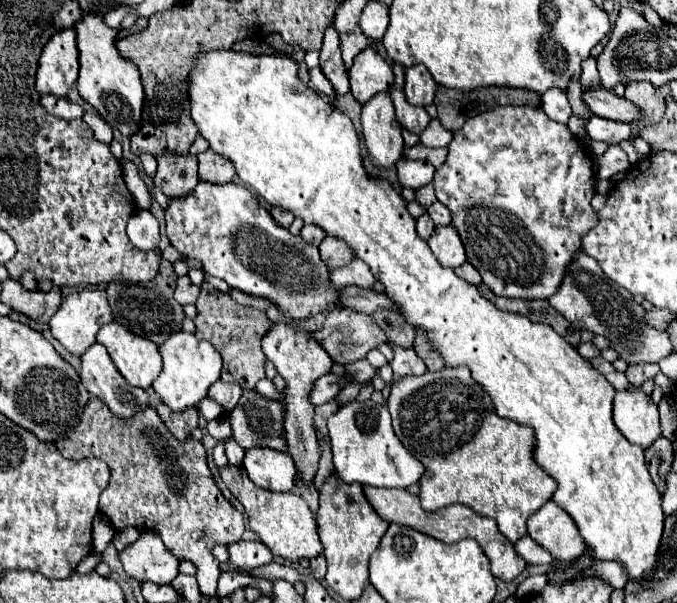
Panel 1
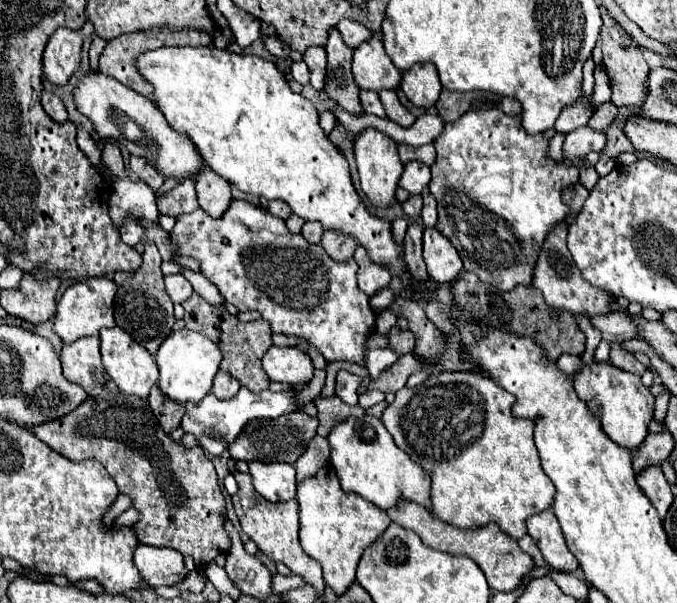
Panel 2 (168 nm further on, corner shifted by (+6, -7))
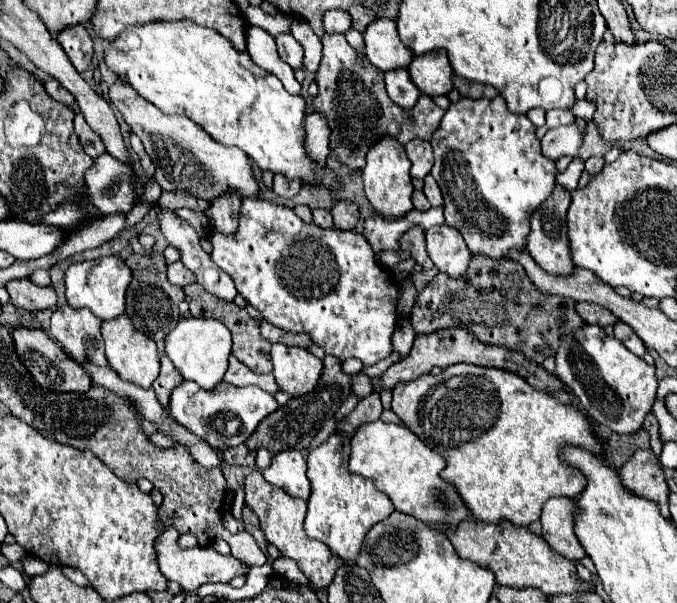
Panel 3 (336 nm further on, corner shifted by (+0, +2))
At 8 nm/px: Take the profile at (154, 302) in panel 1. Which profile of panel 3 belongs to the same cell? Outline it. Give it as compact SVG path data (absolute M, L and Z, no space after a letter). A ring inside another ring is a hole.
M130 254L126 264L132 270L132 282L126 290L126 314L140 332L162 346L168 332L172 332L172 328L176 328L180 320L178 304L184 300L184 292L180 286L168 282L166 260L162 254Z

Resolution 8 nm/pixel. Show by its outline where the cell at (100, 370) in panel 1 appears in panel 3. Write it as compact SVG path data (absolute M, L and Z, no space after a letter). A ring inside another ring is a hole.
M64 304L52 312L48 332L52 332L78 364L90 360L98 366L106 366L100 324L102 320L88 312L88 308L70 308Z

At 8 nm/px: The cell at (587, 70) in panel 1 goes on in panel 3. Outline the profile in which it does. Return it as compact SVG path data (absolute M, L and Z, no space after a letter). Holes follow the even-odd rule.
M548 110L546 112L546 126L549 129L558 128L558 126L564 126L564 124L572 124L576 118L570 110Z

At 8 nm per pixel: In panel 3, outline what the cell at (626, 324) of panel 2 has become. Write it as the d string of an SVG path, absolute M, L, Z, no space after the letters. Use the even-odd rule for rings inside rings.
M578 302L576 304L576 312L586 324L606 326L606 324L618 322L618 318L612 316L612 312L608 312L606 308L600 308L598 304L592 304L592 302Z

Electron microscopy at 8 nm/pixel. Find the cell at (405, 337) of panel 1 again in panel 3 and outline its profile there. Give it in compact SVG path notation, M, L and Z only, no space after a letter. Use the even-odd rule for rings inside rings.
M472 256L470 268L462 278L448 278L440 272L418 294L412 308L412 326L416 334L430 334L442 328L466 328L486 344L498 344L508 350L522 352L528 360L542 364L546 356L554 356L564 332L584 326L574 310L576 302L564 296L548 296L534 288L524 268L514 260L492 260Z

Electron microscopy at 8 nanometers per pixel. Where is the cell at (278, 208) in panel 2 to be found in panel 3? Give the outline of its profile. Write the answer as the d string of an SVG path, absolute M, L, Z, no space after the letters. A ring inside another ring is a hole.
M274 174L274 192L278 196L284 196L284 198L294 198L300 190L300 180L288 180L286 176L280 176L280 174Z

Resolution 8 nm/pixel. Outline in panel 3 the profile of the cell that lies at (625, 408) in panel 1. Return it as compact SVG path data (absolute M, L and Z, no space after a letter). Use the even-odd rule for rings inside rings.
M586 324L584 328L562 336L554 360L556 376L568 386L588 416L602 428L616 434L634 434L652 410L658 388L654 366L632 356L620 340L608 336L600 326Z

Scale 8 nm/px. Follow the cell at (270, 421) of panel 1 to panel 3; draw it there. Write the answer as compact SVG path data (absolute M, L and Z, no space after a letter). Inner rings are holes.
M324 356L322 364L324 364L324 368L322 368L324 372L322 372L322 378L318 380L318 386L306 396L292 398L286 406L280 406L276 412L272 412L272 416L264 418L258 424L256 432L246 440L246 446L250 450L268 448L278 454L278 452L292 450L292 448L300 450L300 452L308 448L308 444L318 434L322 424L336 414L336 410L342 406L342 402L350 394L350 376L342 374L342 362L336 360L334 356Z

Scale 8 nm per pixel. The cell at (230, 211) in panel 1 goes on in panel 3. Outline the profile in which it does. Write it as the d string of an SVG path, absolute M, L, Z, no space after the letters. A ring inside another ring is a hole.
M244 198L242 200L242 210L240 210L238 232L226 236L226 234L220 234L220 232L212 230L210 232L210 244L212 244L212 260L234 280L238 292L248 300L248 304L252 304L264 316L266 322L270 322L270 324L274 324L274 326L278 326L278 328L282 328L284 332L290 332L290 334L308 334L316 346L324 348L326 354L336 356L340 362L344 362L346 358L358 358L364 366L370 366L370 364L376 364L378 360L384 360L386 356L390 356L394 352L392 350L392 334L394 334L394 328L396 328L396 304L398 304L400 288L396 284L388 284L388 280L390 280L388 270L380 262L376 262L372 246L368 244L368 240L364 240L362 234L352 232L352 230L346 230L346 232L344 230L324 230L314 222L312 224L302 222L294 214L294 210L290 210L290 208L260 200L260 198Z

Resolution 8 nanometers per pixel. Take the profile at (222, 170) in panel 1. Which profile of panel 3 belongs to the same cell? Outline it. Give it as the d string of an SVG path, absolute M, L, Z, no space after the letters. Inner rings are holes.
M224 194L210 202L210 208L206 210L206 216L210 218L210 224L214 230L224 234L234 234L238 230L238 214L240 214L242 200L238 194Z

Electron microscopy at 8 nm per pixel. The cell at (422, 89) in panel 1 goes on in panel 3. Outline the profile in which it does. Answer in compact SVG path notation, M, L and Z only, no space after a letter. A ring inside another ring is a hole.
M432 50L428 54L414 56L408 72L422 94L440 96L452 90L452 66L444 50Z

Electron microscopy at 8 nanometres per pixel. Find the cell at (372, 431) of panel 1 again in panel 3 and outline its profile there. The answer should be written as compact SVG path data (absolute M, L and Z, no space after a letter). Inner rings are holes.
M382 420L362 424L352 436L350 472L370 478L374 486L384 492L396 510L416 516L424 524L440 530L442 526L454 528L464 520L472 520L468 506L452 484L442 480L440 472L446 468L444 458L430 450L414 432L400 424L386 424Z

